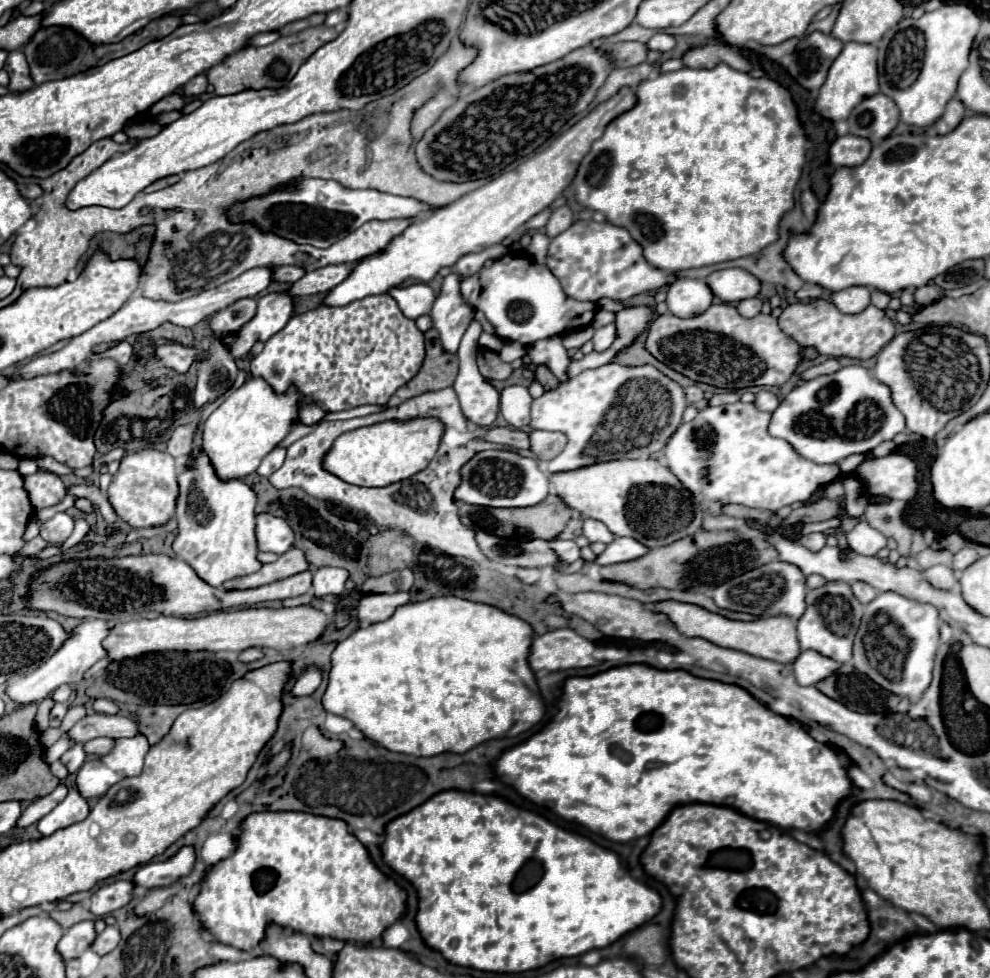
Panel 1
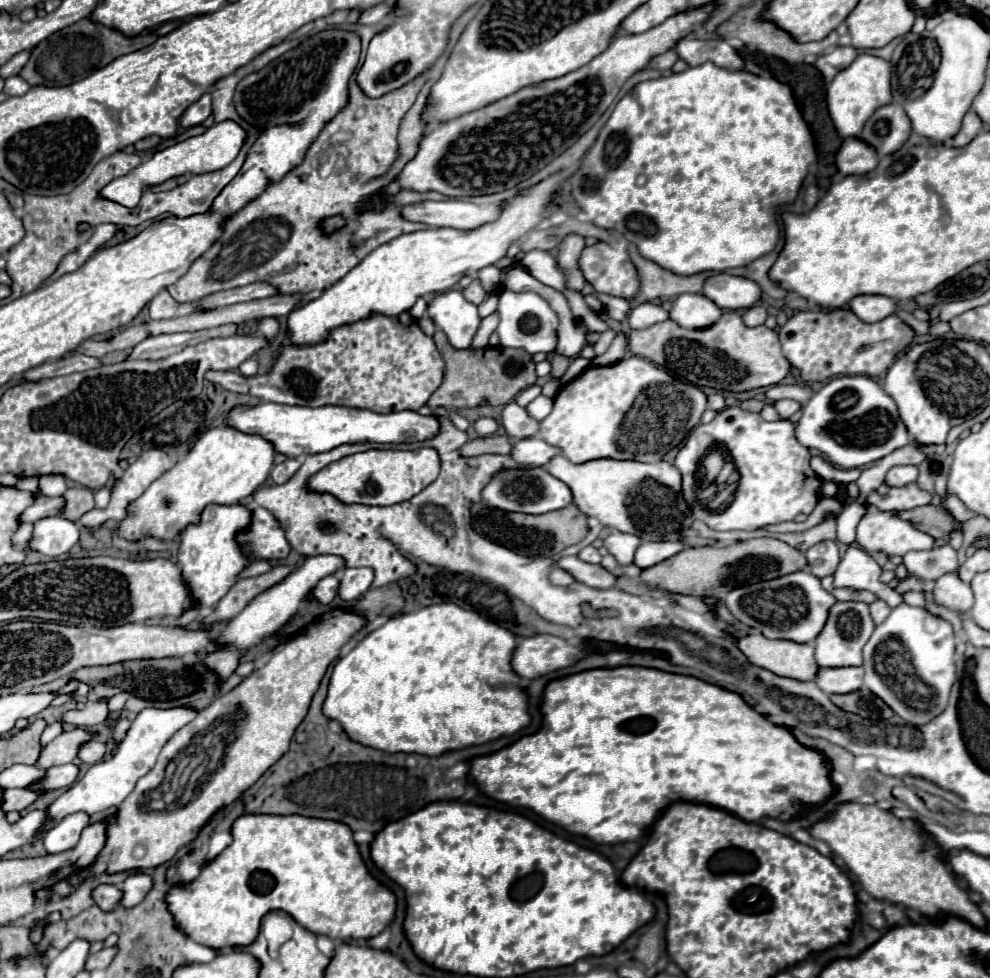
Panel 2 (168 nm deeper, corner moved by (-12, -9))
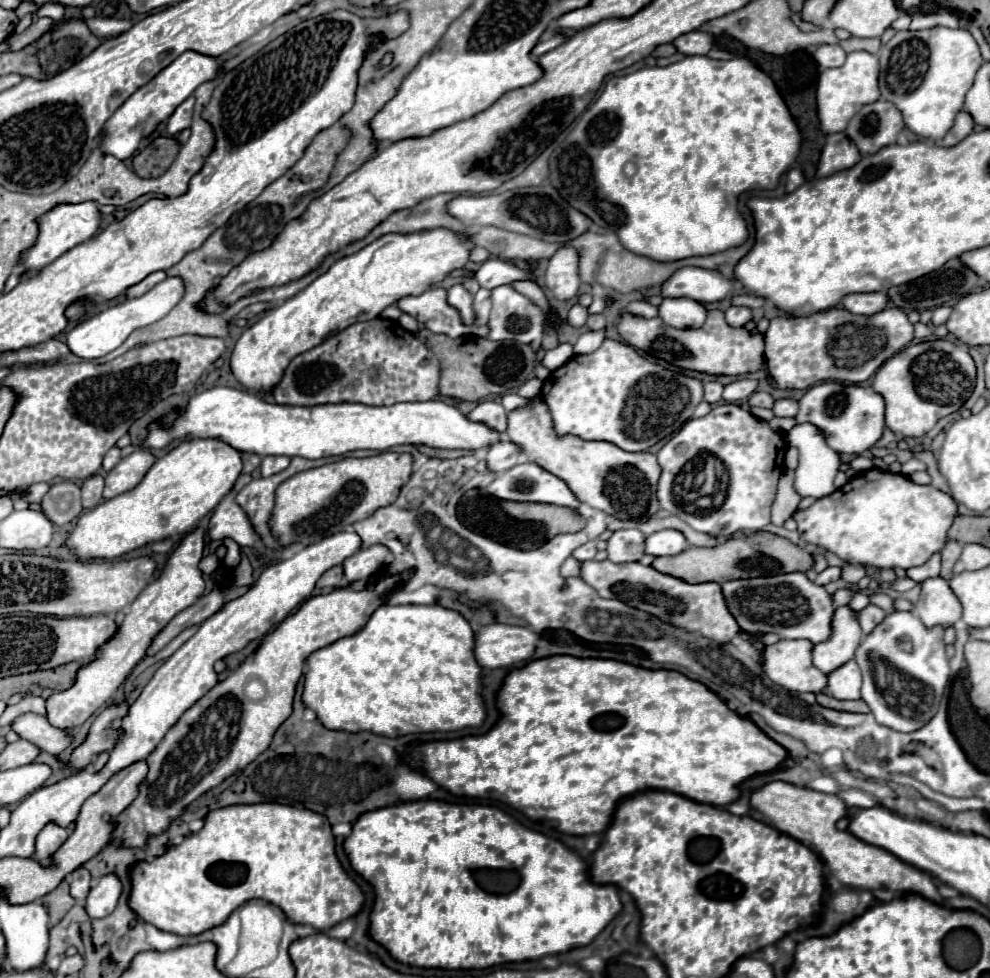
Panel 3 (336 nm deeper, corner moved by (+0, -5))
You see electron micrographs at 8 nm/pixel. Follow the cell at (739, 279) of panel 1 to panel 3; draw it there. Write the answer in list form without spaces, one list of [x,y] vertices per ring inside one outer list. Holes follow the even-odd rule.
[[[683,267],[663,283],[663,297],[689,297],[699,303],[723,301],[729,297],[731,291],[733,291],[731,279],[725,279],[719,271],[709,271],[709,269],[699,269],[699,267]]]

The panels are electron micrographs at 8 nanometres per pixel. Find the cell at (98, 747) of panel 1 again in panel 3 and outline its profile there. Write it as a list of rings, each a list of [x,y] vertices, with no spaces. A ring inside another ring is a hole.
[[[25,713],[17,717],[13,721],[13,729],[19,733],[21,739],[35,743],[37,747],[41,747],[41,751],[47,751],[55,757],[73,743],[71,731],[53,727],[45,717],[35,713]]]

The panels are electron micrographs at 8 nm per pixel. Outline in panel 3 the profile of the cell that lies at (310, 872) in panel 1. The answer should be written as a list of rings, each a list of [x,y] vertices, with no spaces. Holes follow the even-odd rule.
[[[279,803],[229,805],[209,811],[205,827],[199,833],[187,835],[181,845],[169,847],[165,855],[153,859],[151,863],[137,863],[133,867],[131,881],[131,909],[157,929],[185,937],[219,927],[237,907],[255,897],[277,905],[293,923],[311,925],[323,933],[357,915],[365,905],[363,891],[343,871],[335,855],[335,837],[327,817],[309,809]]]

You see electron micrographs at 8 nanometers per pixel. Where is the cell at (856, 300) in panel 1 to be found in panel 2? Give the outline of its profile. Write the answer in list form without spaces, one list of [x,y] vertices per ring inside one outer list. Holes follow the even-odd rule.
[[[859,295],[857,299],[849,301],[849,309],[861,321],[875,323],[893,315],[897,309],[897,303],[891,297],[883,297],[883,295]]]

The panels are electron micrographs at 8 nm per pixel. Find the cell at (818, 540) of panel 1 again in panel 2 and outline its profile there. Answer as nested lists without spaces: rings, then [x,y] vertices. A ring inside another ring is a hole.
[[[821,541],[805,551],[805,557],[809,561],[809,569],[815,577],[827,577],[833,575],[839,565],[839,549],[833,541]]]

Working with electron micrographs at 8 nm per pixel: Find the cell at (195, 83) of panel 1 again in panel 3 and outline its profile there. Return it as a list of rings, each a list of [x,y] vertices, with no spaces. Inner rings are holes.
[[[191,95],[189,99],[185,99],[185,103],[181,103],[173,115],[169,117],[167,121],[167,131],[169,135],[177,135],[179,131],[187,129],[191,125],[191,117],[193,117],[193,103],[195,103],[195,97]]]

